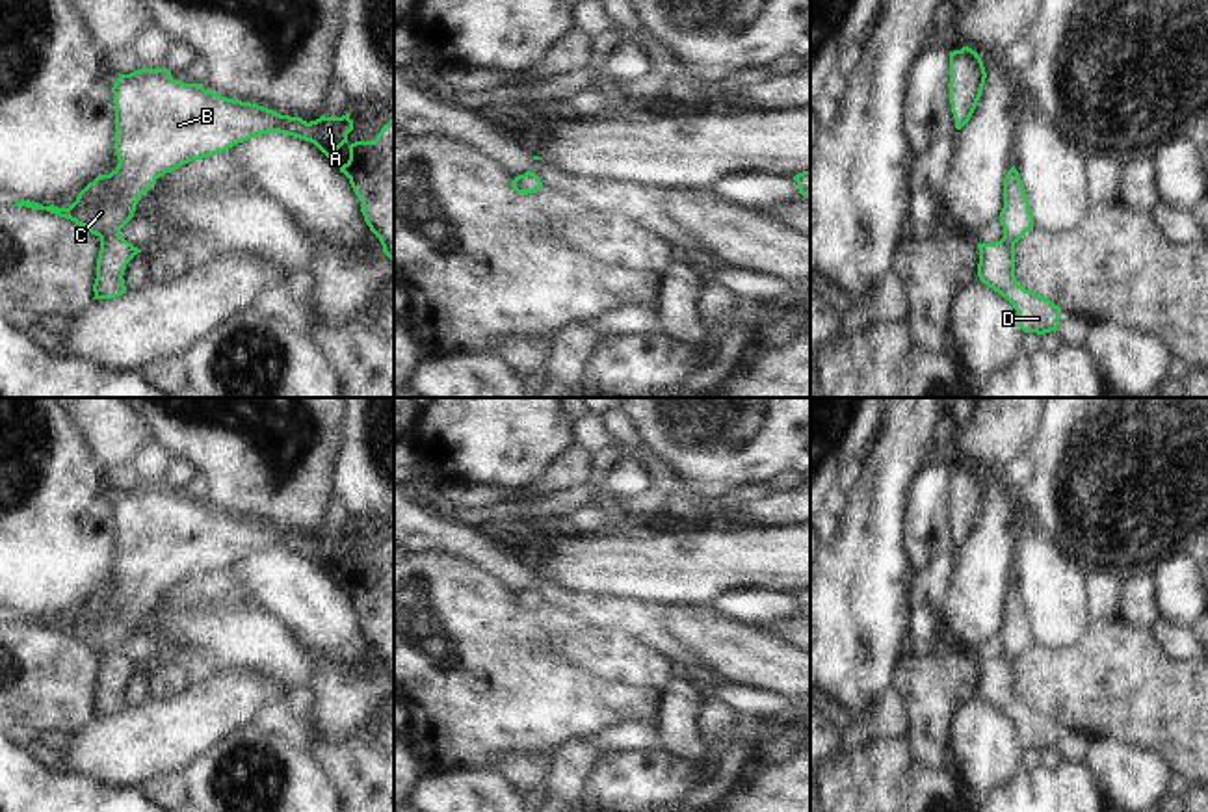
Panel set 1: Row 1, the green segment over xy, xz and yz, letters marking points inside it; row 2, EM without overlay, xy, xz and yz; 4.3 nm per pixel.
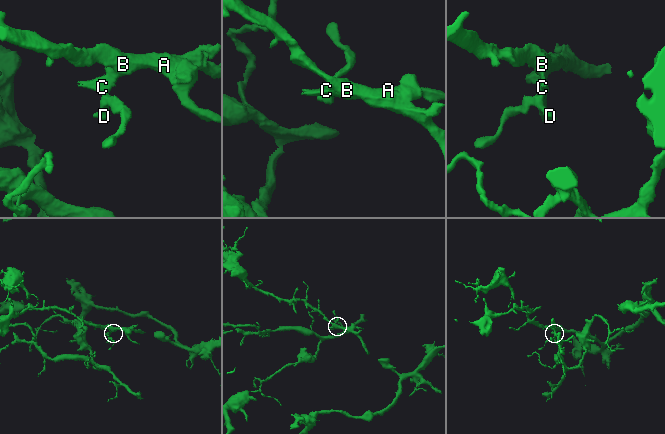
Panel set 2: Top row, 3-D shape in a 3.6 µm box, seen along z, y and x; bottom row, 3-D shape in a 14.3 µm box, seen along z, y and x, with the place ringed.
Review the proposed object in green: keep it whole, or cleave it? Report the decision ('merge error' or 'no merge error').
no merge error

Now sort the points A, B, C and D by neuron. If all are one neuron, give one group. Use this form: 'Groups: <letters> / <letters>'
Groups: A B C D

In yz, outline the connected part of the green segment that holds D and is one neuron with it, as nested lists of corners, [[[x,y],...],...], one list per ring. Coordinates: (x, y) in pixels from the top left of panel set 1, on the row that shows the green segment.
[[[1015,165],[1004,178],[1004,208],[1000,212],[1004,238],[994,243],[978,243],[978,277],[983,284],[1005,297],[1018,314],[1024,333],[1044,334],[1057,331],[1059,307],[1050,299],[1026,290],[1015,279],[1015,243],[1033,229],[1030,201]]]

